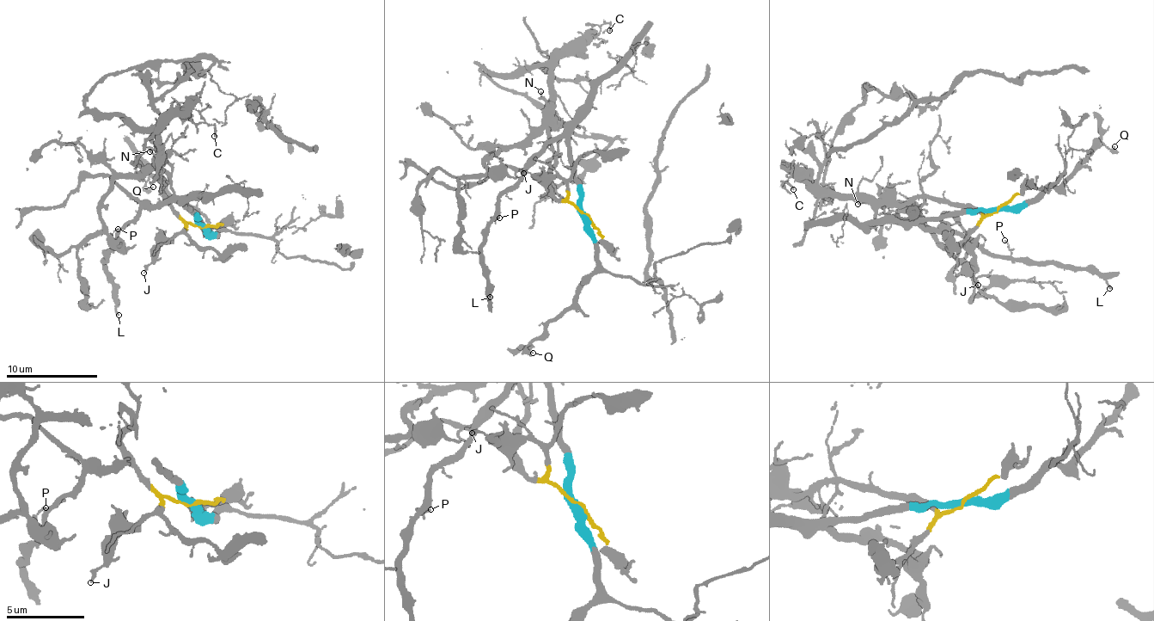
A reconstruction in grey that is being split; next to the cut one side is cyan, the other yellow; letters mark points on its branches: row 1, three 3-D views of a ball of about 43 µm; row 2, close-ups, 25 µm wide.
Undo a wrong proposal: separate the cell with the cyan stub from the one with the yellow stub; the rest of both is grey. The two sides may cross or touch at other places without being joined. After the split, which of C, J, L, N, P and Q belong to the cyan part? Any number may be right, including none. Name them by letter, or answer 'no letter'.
L, P, Q

